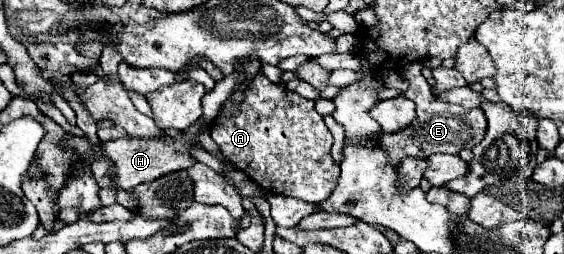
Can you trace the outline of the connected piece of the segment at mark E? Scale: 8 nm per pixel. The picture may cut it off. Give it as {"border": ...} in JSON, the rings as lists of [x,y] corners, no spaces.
{"border":[[[420,61],[406,64],[406,68],[402,68],[402,76],[410,82],[410,88],[406,90],[406,96],[416,104],[416,120],[412,122],[412,126],[386,134],[380,132],[378,138],[374,138],[374,142],[388,152],[388,160],[390,164],[400,164],[404,160],[404,156],[412,156],[412,158],[428,158],[432,154],[444,152],[444,154],[458,154],[462,148],[472,148],[476,146],[484,132],[486,132],[486,118],[484,112],[478,108],[468,110],[456,104],[448,104],[442,102],[438,98],[428,96],[428,84],[426,78],[420,74],[422,64]]]}

